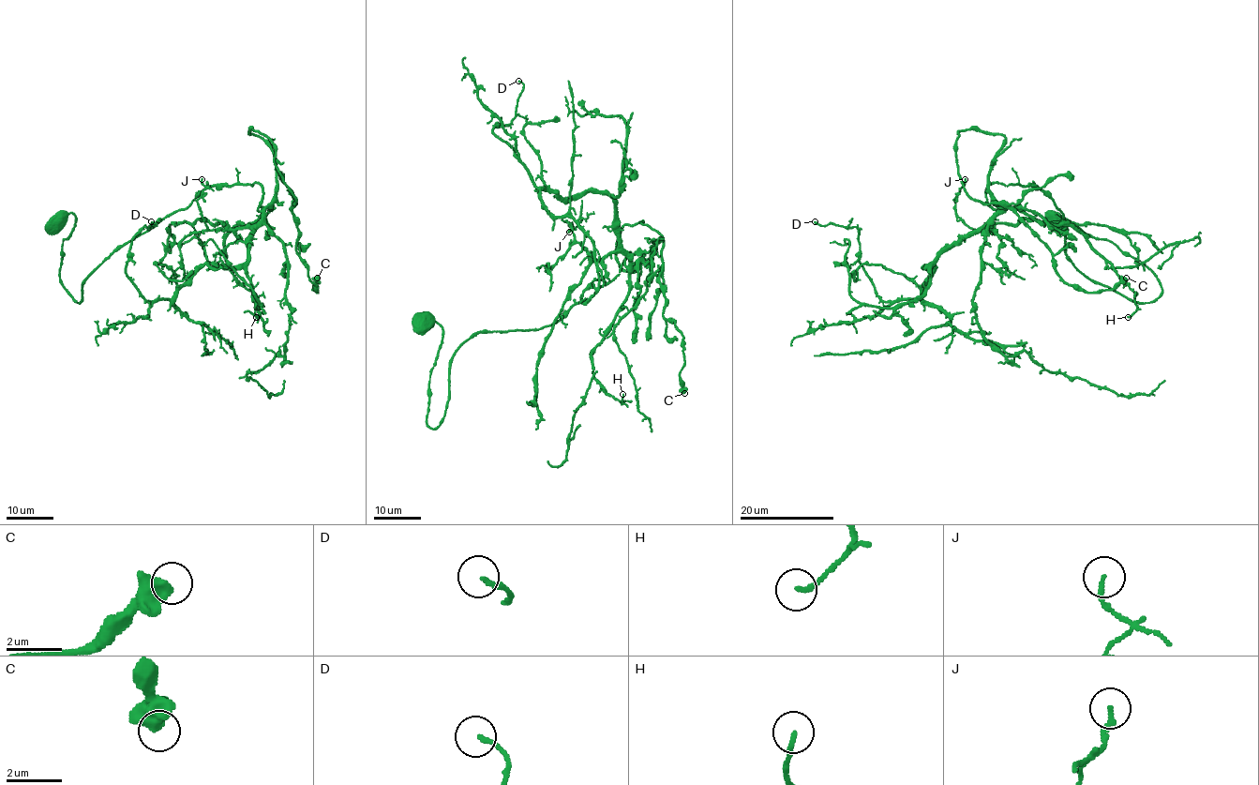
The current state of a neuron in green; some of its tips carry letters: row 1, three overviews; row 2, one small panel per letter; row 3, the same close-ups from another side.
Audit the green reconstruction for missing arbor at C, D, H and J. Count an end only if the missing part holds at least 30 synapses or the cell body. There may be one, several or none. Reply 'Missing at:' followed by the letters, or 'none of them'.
Missing at: none of them

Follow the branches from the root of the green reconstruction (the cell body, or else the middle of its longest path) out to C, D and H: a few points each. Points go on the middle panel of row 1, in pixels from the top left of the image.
C: (424, 323), (436, 429), (457, 349), (635, 269), (616, 246), (642, 222), (684, 393)
D: (424, 323), (436, 429), (465, 341), (551, 325), (629, 264), (610, 196), (538, 188), (492, 131), (518, 81)
H: (424, 323), (442, 329), (436, 429), (465, 341), (551, 325), (630, 252), (592, 353), (622, 394)

